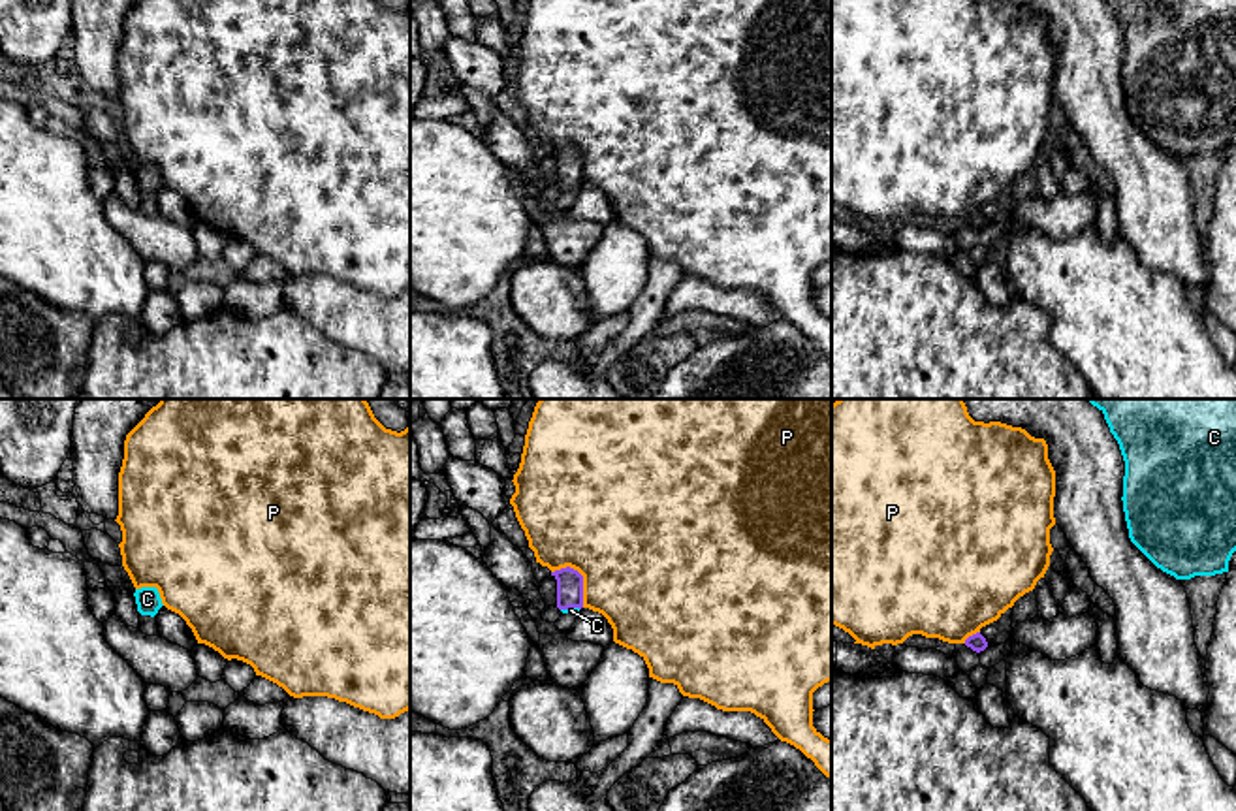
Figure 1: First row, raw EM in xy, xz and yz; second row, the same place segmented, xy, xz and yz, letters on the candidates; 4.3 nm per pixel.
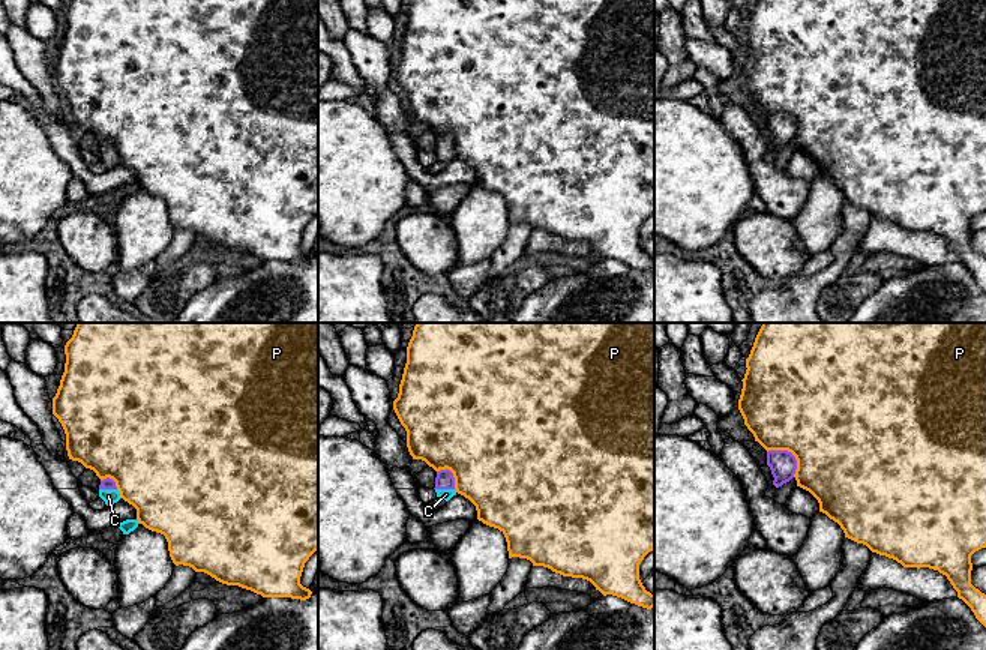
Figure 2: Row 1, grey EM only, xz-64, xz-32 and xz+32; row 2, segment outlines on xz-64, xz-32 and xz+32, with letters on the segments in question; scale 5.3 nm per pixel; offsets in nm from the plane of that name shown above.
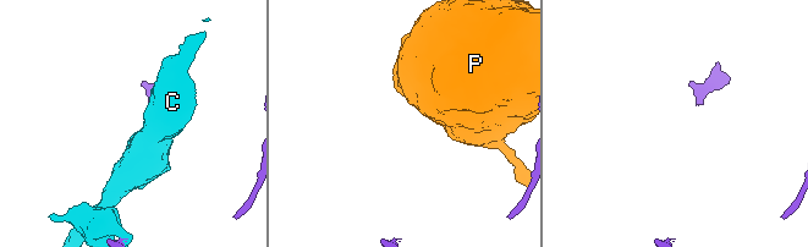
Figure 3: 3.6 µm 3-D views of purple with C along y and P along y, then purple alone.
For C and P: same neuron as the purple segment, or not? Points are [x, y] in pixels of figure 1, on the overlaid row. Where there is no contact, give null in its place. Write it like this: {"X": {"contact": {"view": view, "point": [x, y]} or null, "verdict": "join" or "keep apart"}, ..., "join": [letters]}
{"C": {"contact": {"view": "xz", "point": [570, 606]}, "verdict": "join"}, "P": {"contact": {"view": "xz", "point": [582, 576]}, "verdict": "keep apart"}, "join": ["C"]}

